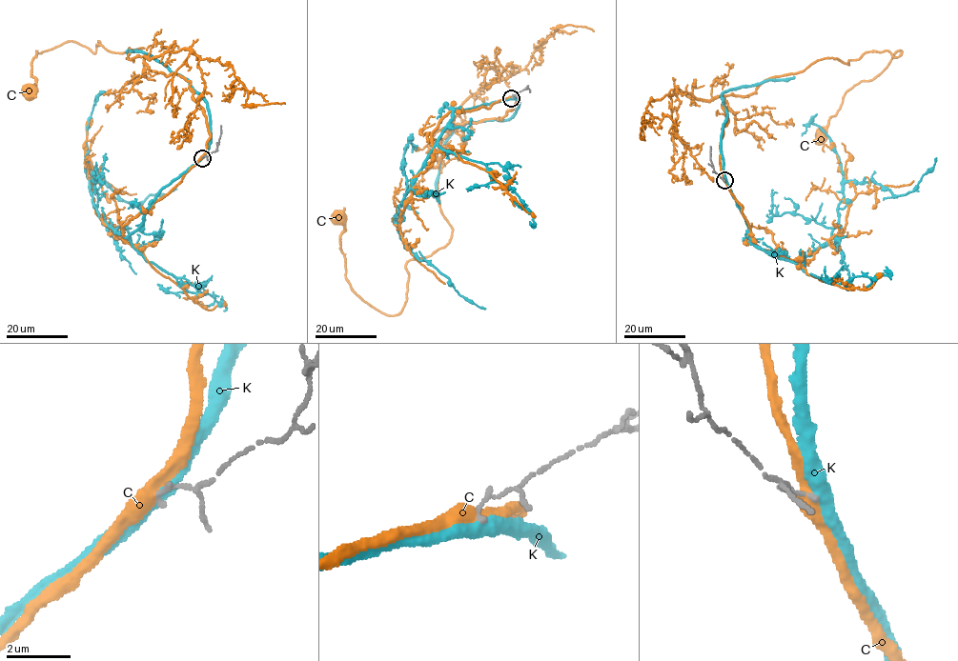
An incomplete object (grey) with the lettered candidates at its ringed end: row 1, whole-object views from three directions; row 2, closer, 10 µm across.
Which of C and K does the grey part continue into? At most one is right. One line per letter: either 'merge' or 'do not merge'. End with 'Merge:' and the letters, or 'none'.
C: do not merge
K: do not merge
Merge: none

